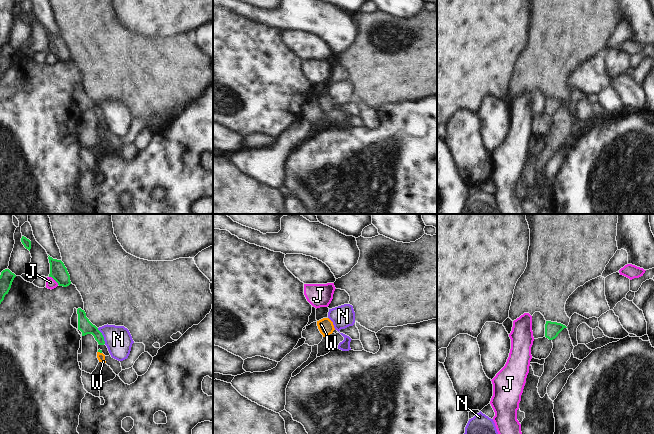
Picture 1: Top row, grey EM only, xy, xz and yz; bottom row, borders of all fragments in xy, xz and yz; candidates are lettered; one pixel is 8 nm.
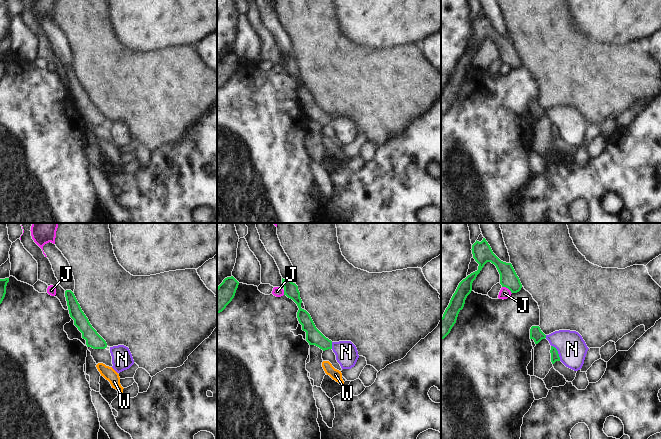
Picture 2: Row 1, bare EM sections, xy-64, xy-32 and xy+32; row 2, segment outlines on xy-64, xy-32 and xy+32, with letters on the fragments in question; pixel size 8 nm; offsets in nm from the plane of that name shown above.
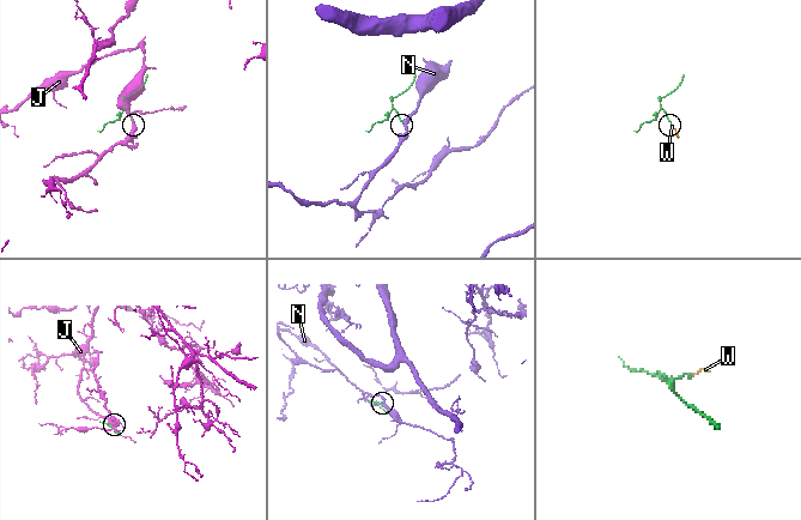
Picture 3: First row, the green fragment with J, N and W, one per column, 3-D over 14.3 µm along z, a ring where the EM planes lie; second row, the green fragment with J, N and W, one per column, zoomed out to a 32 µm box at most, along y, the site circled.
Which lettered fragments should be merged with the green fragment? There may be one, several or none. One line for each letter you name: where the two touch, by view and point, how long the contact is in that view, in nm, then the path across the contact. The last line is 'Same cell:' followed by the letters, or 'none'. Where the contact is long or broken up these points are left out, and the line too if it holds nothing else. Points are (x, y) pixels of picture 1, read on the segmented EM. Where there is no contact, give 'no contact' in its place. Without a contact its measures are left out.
W: meets green in xy at (100, 352); contact 40 nm long; runs through xy (99, 350), (100, 352), (101, 357)
Same cell: W

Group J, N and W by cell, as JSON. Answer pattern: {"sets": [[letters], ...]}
{"sets": [["J"], ["N"], ["W"]]}

